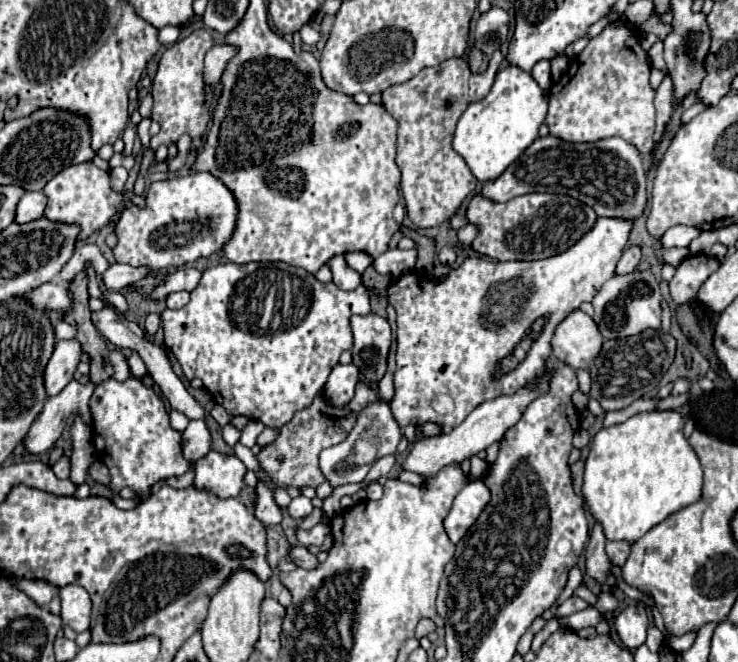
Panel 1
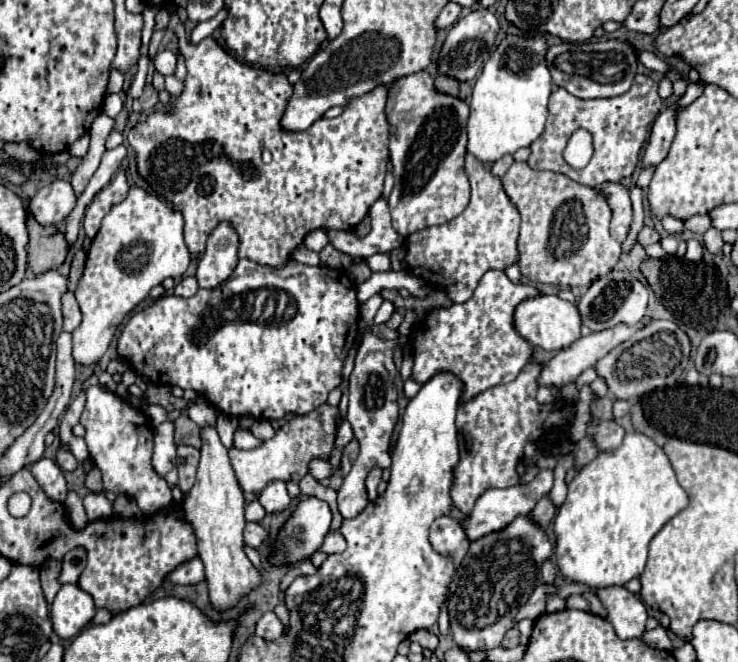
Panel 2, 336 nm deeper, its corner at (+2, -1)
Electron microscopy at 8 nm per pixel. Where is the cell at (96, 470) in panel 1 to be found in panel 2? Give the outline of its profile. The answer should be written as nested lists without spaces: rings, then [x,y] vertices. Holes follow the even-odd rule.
[[[58,448],[58,458],[56,458],[56,462],[58,462],[58,466],[62,468],[62,470],[76,470],[78,468],[78,462],[76,462],[76,458],[68,452],[68,450],[64,450],[64,448]]]

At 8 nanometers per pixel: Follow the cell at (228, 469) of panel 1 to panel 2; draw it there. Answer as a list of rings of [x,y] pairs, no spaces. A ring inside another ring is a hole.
[[[322,404],[316,410],[304,414],[304,416],[294,416],[288,420],[272,440],[266,440],[260,448],[256,450],[238,450],[230,448],[230,462],[236,472],[236,480],[242,488],[242,492],[260,492],[268,482],[276,480],[296,480],[298,476],[302,478],[308,472],[308,462],[314,456],[328,456],[334,444],[334,434],[338,430],[336,426],[336,416],[338,408]]]

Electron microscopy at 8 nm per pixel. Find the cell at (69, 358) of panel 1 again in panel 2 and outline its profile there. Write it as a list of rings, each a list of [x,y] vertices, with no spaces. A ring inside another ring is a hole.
[[[132,186],[128,198],[116,204],[102,220],[102,228],[88,250],[84,276],[76,290],[76,300],[84,316],[82,324],[72,332],[72,358],[76,364],[96,364],[108,350],[124,318],[148,296],[154,286],[162,284],[164,278],[180,282],[190,264],[190,252],[184,244],[182,228],[182,214],[140,186]]]

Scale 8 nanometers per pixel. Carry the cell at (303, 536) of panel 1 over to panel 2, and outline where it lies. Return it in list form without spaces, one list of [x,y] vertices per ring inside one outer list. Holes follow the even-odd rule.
[[[330,532],[328,538],[324,538],[324,542],[320,546],[320,550],[326,552],[326,554],[338,554],[344,548],[346,548],[346,542],[344,542],[344,538],[342,538],[340,532]]]

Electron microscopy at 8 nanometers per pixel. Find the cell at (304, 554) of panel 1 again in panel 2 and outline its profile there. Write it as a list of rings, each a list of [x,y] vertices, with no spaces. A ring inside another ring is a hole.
[[[248,522],[246,524],[246,528],[244,528],[244,542],[246,542],[246,546],[260,548],[266,538],[268,538],[268,532],[260,524],[256,524],[256,522]]]

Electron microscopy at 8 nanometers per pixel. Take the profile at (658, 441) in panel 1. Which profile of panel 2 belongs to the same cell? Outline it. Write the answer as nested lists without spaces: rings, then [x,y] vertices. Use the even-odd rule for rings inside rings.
[[[628,432],[616,450],[600,452],[590,464],[586,464],[576,478],[568,484],[568,498],[558,508],[554,520],[556,532],[556,558],[566,580],[588,584],[592,588],[604,588],[614,584],[626,584],[632,578],[642,574],[648,544],[652,536],[680,510],[688,506],[688,494],[678,484],[672,464],[664,450],[642,432]]]

